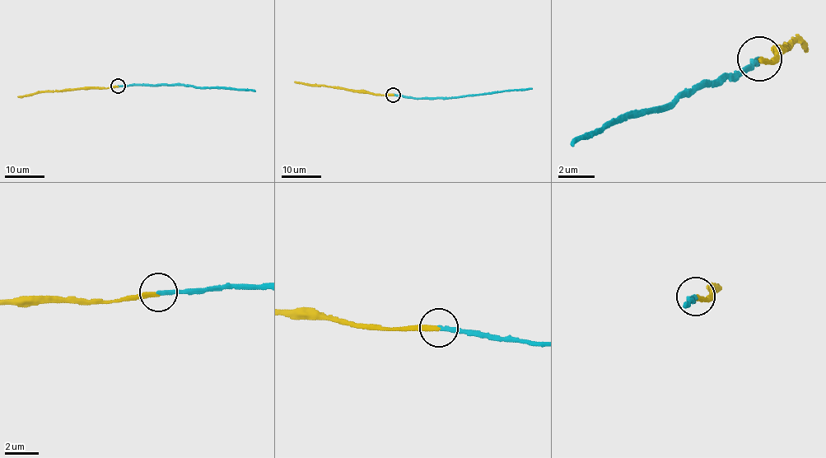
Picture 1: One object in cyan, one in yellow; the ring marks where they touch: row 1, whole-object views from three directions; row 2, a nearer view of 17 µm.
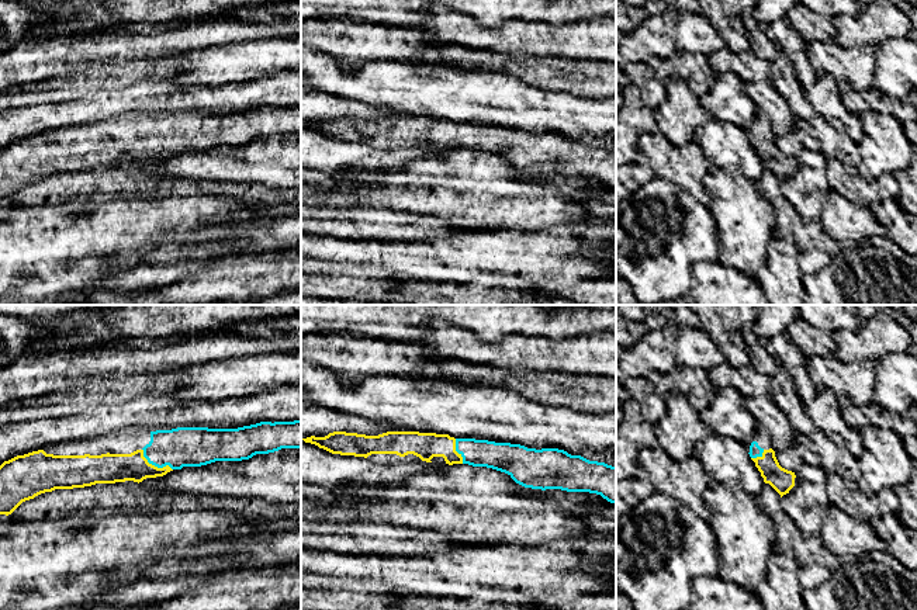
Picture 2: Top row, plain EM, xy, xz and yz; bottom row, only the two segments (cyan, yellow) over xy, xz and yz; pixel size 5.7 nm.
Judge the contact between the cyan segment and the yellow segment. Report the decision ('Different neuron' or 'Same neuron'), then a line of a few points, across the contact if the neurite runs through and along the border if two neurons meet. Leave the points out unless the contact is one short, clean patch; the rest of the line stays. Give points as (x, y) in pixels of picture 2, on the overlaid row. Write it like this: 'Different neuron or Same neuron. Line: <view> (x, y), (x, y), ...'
Same neuron. Line: xy (179, 447), (168, 450), (154, 464), (110, 468)

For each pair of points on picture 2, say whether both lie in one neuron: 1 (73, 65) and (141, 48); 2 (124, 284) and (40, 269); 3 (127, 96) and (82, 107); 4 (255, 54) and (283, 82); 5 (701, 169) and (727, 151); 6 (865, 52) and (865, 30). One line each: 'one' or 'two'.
1: one
2: two
3: one
4: two
5: two
6: two

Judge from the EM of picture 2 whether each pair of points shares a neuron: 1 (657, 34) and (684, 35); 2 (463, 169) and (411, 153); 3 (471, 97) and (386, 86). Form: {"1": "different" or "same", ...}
{"1": "different", "2": "different", "3": "same"}

